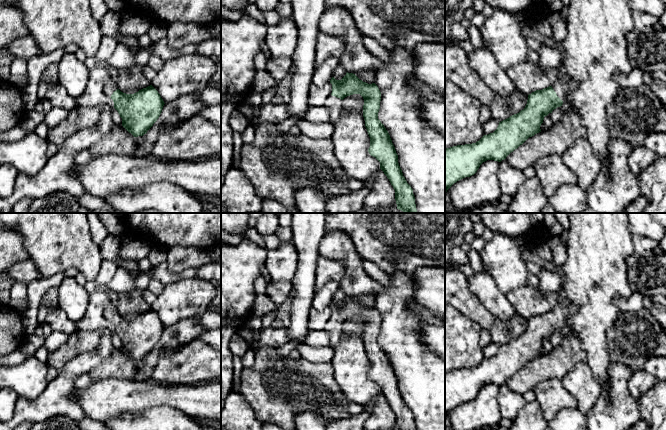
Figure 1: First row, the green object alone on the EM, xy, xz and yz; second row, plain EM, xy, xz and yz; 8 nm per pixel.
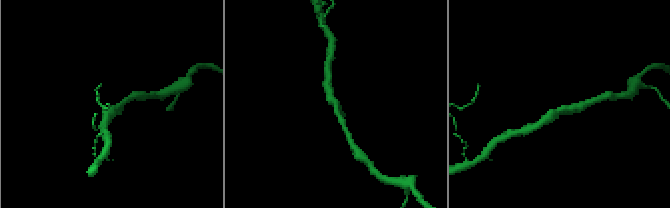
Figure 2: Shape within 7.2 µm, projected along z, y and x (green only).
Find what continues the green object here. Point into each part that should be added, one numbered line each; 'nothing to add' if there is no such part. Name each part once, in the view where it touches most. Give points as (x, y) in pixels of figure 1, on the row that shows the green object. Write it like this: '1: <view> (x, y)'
1: yz (564, 85)

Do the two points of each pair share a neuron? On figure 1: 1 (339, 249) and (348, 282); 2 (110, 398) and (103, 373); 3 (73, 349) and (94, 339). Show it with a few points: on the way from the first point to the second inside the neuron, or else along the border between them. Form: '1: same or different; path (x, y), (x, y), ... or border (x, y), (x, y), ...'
1: same; path (347, 257), (350, 260), (350, 274)
2: different; border (127, 379), (103, 378), (93, 381)
3: same; path (78, 344), (81, 341), (89, 340)

